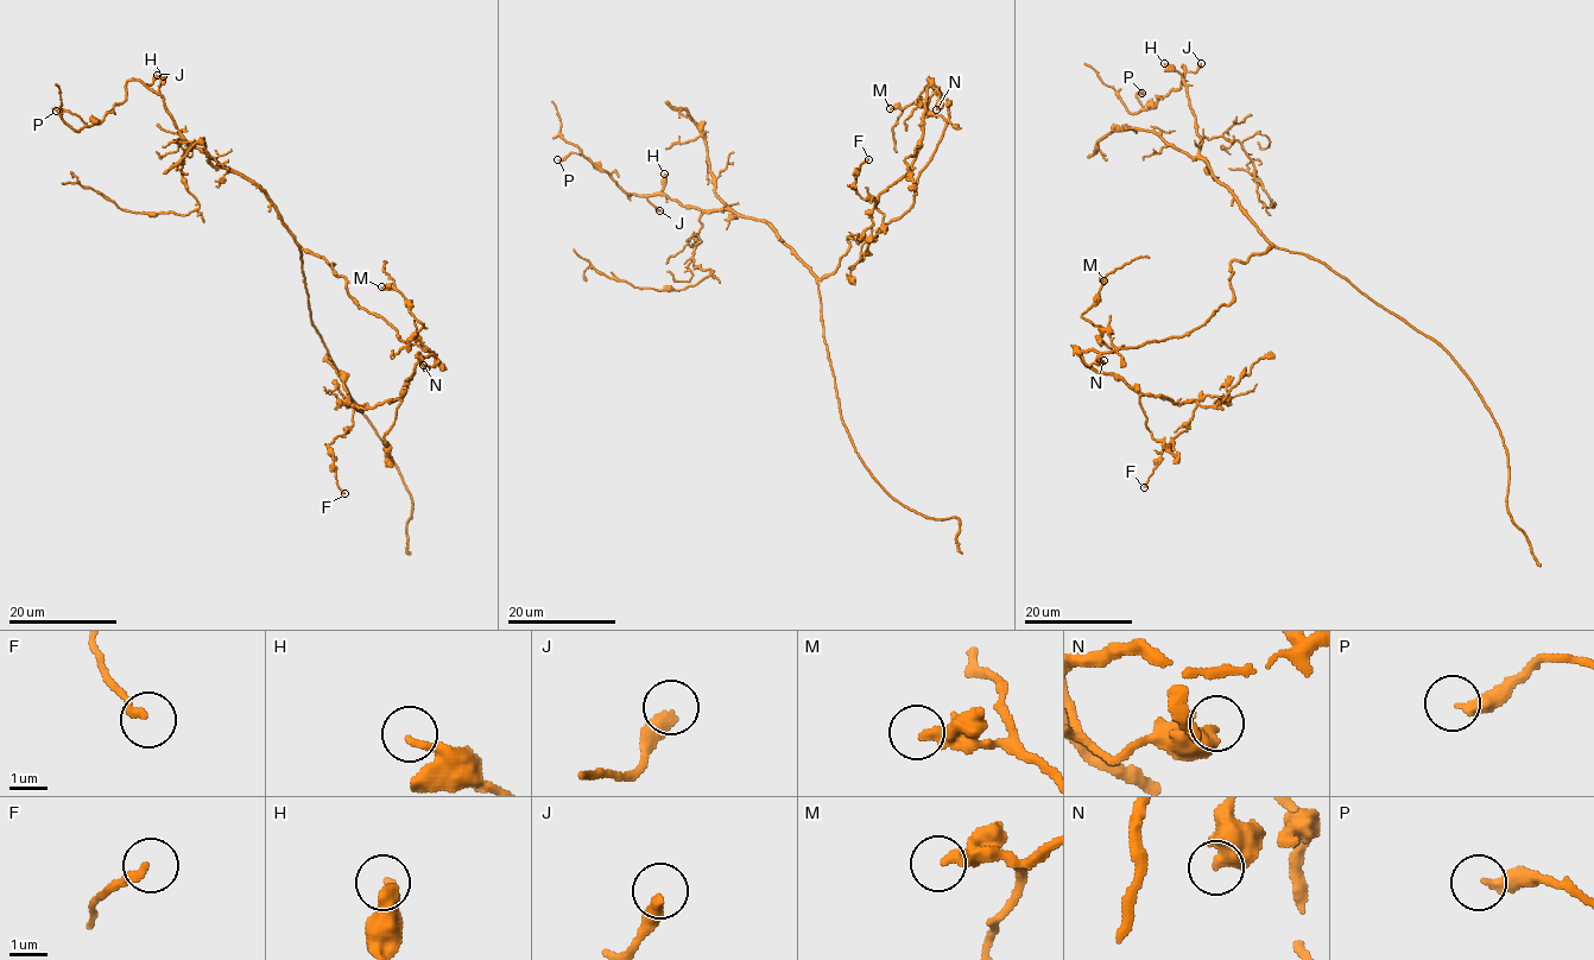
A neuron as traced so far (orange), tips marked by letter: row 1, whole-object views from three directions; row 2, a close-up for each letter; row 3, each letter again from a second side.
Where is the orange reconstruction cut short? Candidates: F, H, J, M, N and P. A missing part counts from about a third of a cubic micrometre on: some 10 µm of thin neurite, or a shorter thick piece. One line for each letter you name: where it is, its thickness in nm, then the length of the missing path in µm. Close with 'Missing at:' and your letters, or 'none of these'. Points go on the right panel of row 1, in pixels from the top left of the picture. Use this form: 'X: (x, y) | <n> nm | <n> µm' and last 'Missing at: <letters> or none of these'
Missing at: none of these

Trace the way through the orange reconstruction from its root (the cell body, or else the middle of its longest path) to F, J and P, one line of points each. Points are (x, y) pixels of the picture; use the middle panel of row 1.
F: (849, 245), (910, 208), (948, 100), (928, 87), (917, 156), (875, 207), (852, 187), (868, 159)
J: (849, 245), (840, 265), (818, 279), (764, 221), (650, 195), (659, 210)
P: (849, 245), (818, 279), (764, 221), (664, 195), (628, 196), (582, 156), (557, 159)

